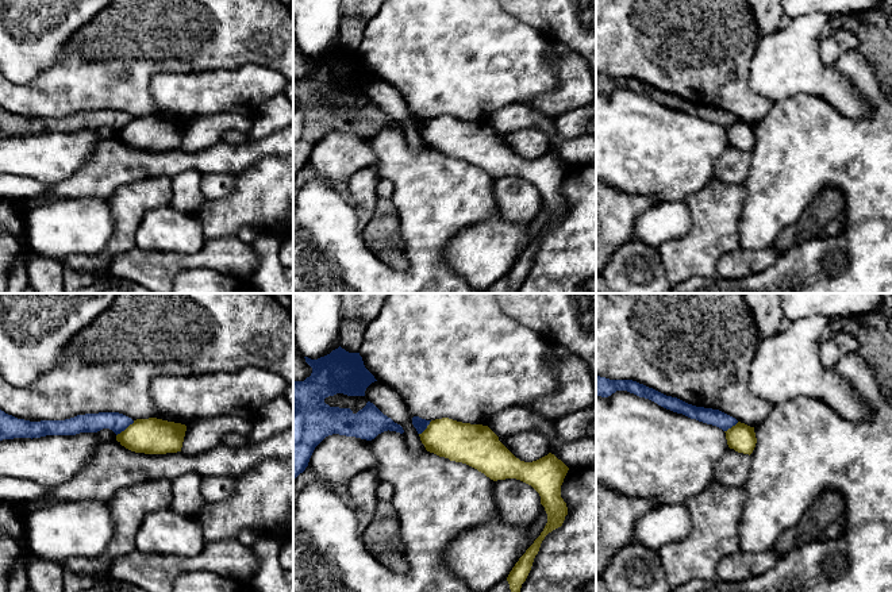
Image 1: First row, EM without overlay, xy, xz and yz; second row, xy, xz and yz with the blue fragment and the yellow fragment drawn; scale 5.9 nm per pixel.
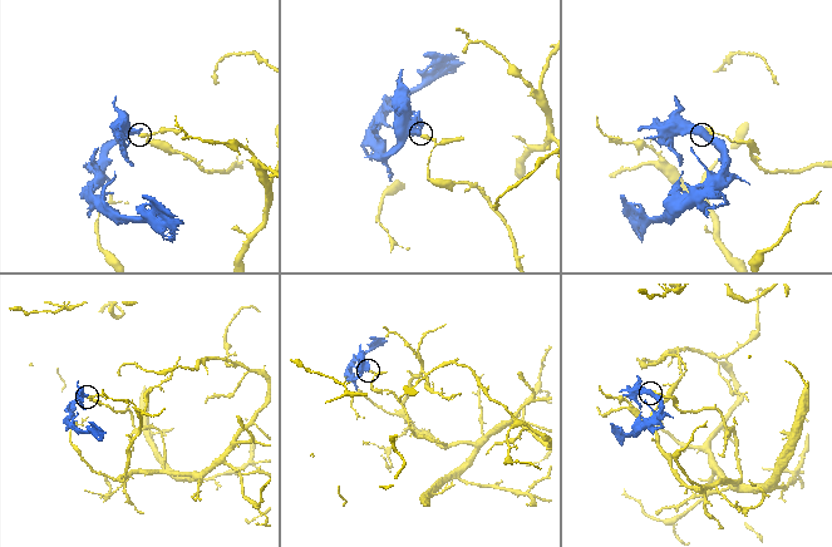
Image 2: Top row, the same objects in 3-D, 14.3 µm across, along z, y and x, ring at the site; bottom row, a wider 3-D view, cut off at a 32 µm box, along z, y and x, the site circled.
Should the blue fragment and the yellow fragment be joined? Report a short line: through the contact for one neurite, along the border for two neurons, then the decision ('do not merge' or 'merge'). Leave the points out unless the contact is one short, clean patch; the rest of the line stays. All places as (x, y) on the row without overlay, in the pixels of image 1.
do not merge

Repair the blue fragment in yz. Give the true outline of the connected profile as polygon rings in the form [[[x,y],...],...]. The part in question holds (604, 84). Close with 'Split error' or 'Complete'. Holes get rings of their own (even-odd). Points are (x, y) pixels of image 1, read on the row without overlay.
[[[596,73],[596,92],[608,95],[616,88],[627,88],[639,95],[649,96],[658,103],[670,107],[677,111],[683,111],[691,116],[716,123],[723,128],[727,128],[738,120],[738,118],[719,107],[696,104],[688,101],[677,95],[666,93],[653,85],[639,81],[633,77],[610,77],[605,74]]]. Complete

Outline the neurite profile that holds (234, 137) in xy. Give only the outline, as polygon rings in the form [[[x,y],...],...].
[[[227,130],[222,135],[222,141],[232,145],[241,145],[245,142],[250,142],[251,139],[247,132],[242,132],[238,130]]]

